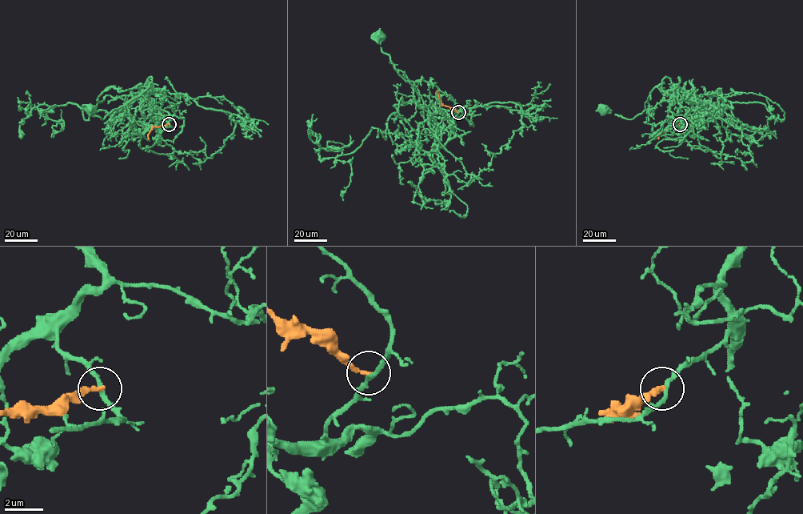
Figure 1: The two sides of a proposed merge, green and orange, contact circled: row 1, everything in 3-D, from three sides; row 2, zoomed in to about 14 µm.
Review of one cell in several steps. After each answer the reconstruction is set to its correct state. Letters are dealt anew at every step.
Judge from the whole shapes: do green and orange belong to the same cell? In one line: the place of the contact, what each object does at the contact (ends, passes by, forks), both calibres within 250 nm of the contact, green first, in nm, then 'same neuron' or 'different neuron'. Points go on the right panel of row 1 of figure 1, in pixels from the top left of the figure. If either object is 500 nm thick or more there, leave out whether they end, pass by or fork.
at (680, 124); green passes by; orange ends there; 200 nm thick on the green side, 240 nm on the other; different neuron

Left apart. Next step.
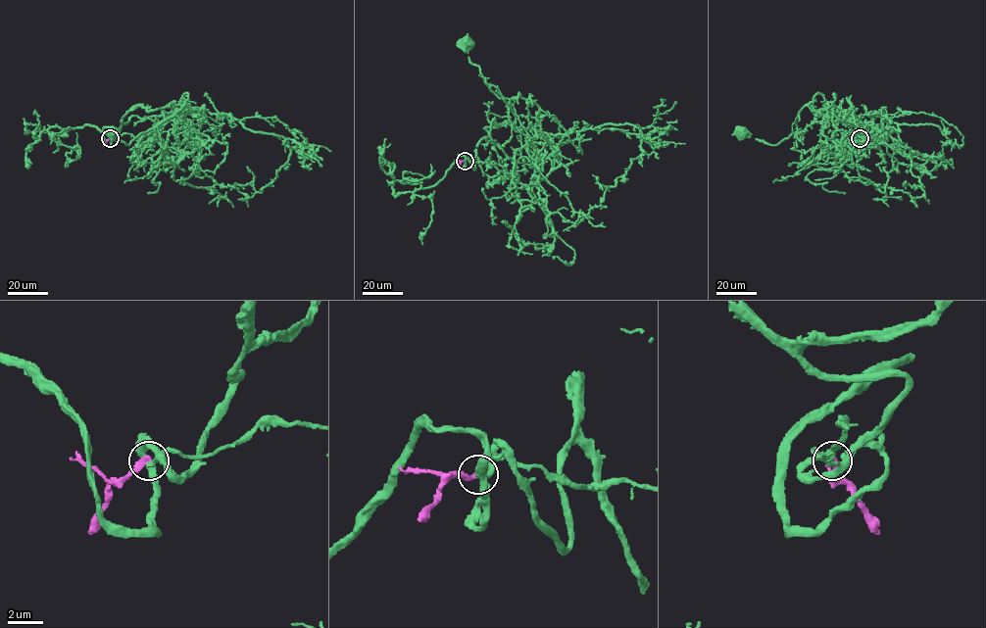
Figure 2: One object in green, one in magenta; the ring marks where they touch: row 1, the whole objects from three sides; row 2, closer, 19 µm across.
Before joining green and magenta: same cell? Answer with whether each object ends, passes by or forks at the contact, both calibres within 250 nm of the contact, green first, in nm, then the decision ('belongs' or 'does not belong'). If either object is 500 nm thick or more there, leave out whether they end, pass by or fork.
green passes by; magenta ends; calibres 190 and 320 nm; does not belong

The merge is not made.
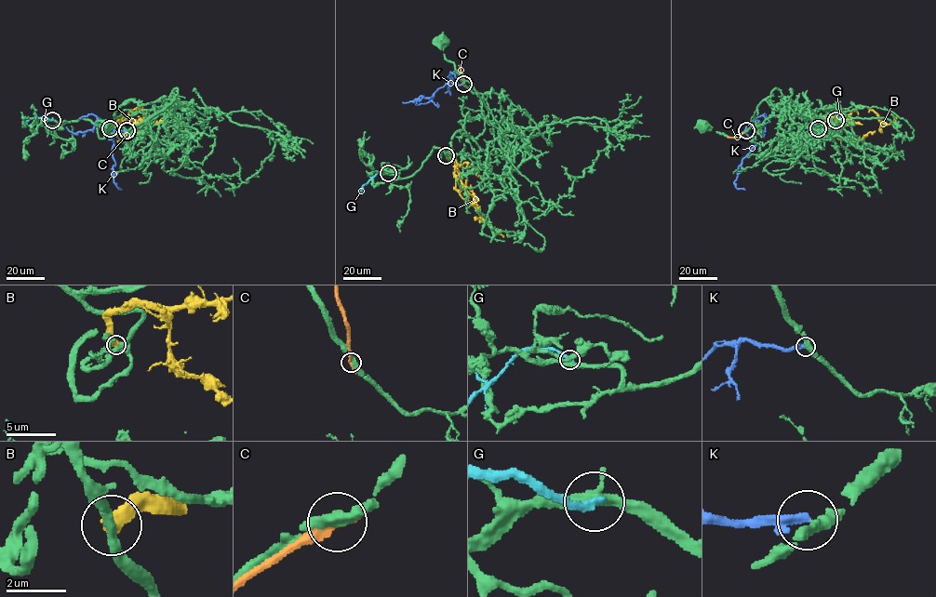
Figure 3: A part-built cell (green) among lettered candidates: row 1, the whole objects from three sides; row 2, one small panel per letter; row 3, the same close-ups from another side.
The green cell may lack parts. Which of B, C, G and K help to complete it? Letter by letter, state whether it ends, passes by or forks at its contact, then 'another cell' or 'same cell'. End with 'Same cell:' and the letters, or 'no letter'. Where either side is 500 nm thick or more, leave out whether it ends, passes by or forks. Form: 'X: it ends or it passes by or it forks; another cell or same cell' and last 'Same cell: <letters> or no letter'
B: another cell
C: it ends; another cell
G: it ends; another cell
K: it ends; another cell
Same cell: no letter

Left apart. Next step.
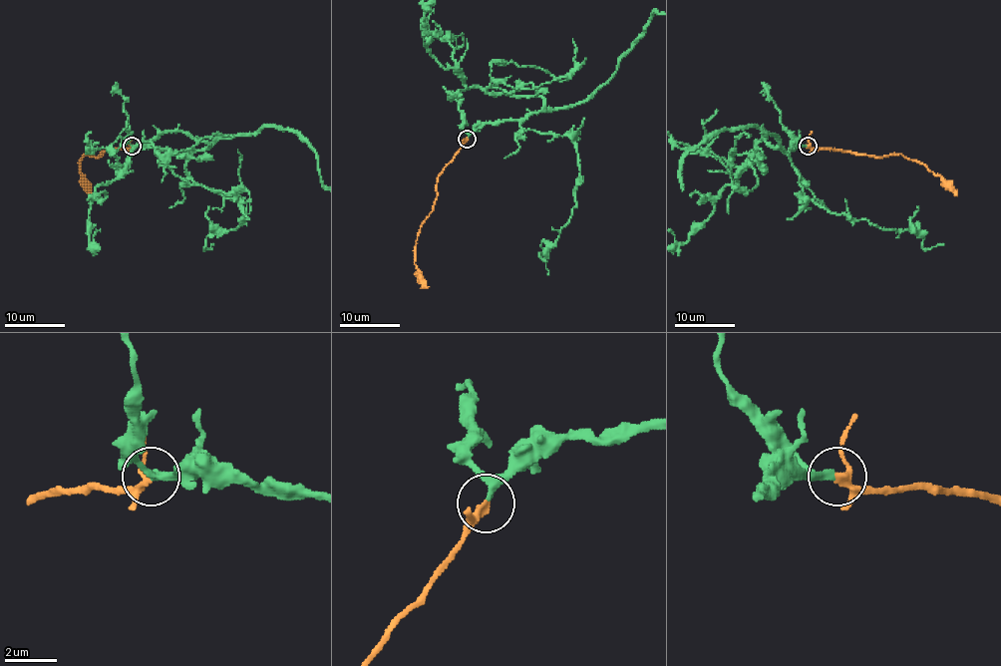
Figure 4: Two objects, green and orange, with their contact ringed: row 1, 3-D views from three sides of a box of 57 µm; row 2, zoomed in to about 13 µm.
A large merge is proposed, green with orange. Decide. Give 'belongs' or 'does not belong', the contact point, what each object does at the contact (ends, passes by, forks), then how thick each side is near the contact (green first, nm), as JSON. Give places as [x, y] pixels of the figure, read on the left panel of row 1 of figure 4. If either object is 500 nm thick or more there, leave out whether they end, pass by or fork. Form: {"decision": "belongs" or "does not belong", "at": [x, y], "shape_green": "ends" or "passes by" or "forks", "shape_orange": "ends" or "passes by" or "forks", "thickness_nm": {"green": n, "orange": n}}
{"decision": "belongs", "at": [132, 146], "shape_green": "passes by", "shape_orange": "forks", "thickness_nm": {"green": 200, "orange": 200}}

